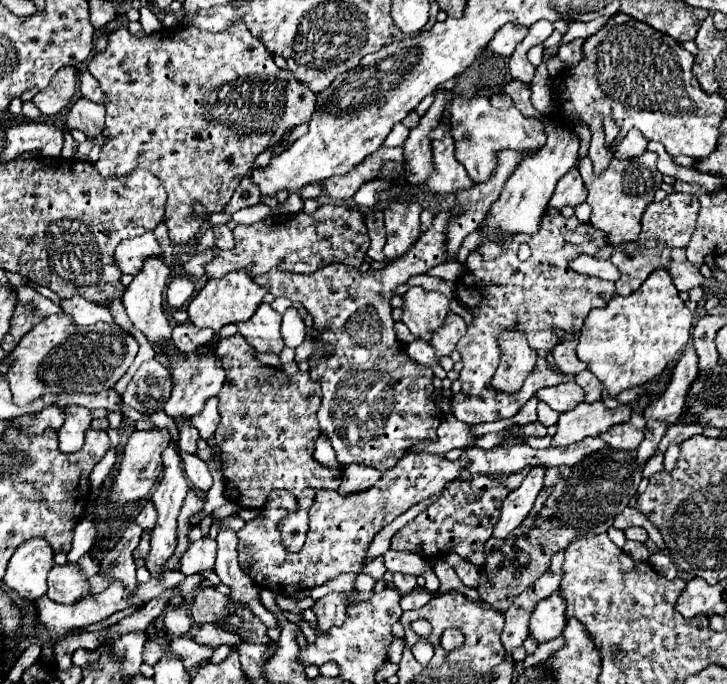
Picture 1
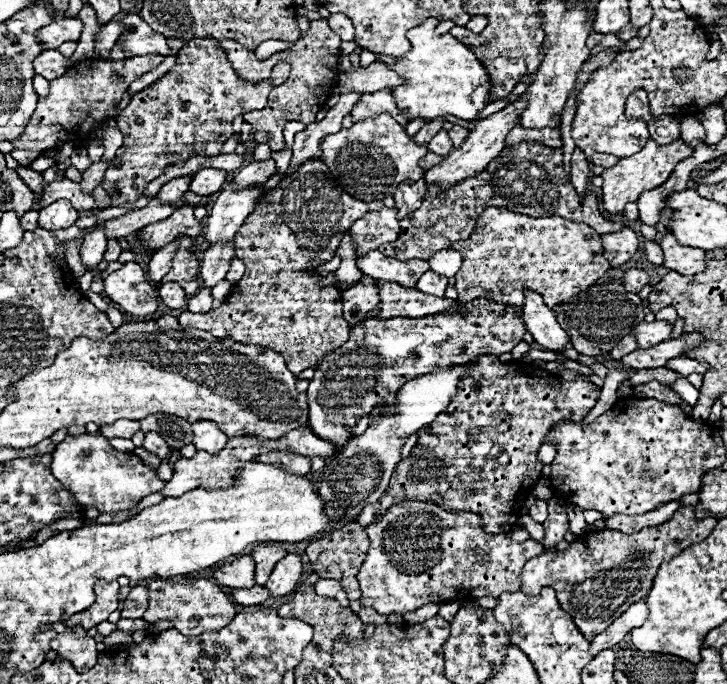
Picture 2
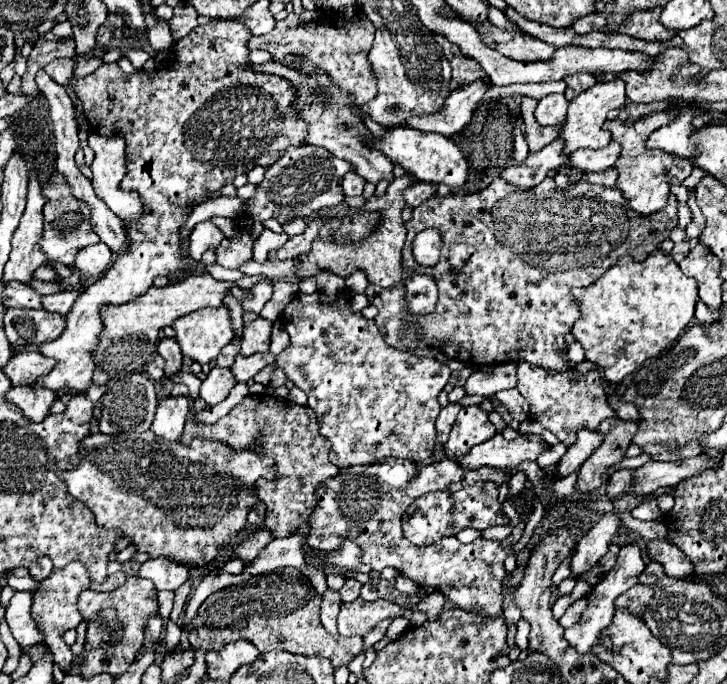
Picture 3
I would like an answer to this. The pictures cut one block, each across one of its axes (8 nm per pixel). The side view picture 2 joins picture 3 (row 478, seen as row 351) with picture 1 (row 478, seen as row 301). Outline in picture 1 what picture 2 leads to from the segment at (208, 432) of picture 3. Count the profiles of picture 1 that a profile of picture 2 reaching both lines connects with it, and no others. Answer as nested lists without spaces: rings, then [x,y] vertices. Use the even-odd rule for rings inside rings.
[[[230,336],[218,342],[216,356],[220,358],[226,380],[218,394],[220,404],[220,424],[214,434],[216,444],[220,446],[220,452],[224,456],[224,486],[226,496],[232,500],[238,508],[252,508],[260,510],[264,506],[264,500],[268,500],[268,492],[272,490],[288,490],[296,496],[300,510],[308,510],[314,502],[314,490],[318,488],[338,488],[342,472],[324,468],[314,460],[314,444],[320,436],[316,412],[320,408],[320,382],[312,380],[308,372],[298,372],[296,376],[288,376],[280,368],[264,366],[256,358],[256,350],[244,342],[244,336]]]

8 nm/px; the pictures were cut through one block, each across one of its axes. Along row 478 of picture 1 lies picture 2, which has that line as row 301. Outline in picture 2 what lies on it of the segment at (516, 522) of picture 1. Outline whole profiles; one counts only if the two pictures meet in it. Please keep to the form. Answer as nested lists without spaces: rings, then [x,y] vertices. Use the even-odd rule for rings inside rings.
[[[524,290],[522,320],[526,324],[526,330],[532,334],[534,342],[542,348],[562,350],[566,344],[570,344],[566,330],[560,328],[554,312],[544,304],[540,294]]]

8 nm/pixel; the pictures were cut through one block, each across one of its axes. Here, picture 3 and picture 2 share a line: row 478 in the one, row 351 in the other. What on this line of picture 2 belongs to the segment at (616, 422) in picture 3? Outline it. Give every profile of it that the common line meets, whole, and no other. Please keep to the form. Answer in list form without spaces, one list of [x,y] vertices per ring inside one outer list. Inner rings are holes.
[[[612,276],[596,280],[590,288],[584,290],[584,294],[574,296],[574,304],[560,304],[560,308],[554,308],[554,312],[560,320],[560,326],[568,332],[572,346],[578,350],[578,354],[584,356],[600,356],[610,352],[618,340],[630,334],[632,328],[646,316],[642,312],[640,296],[626,292],[622,282]]]

